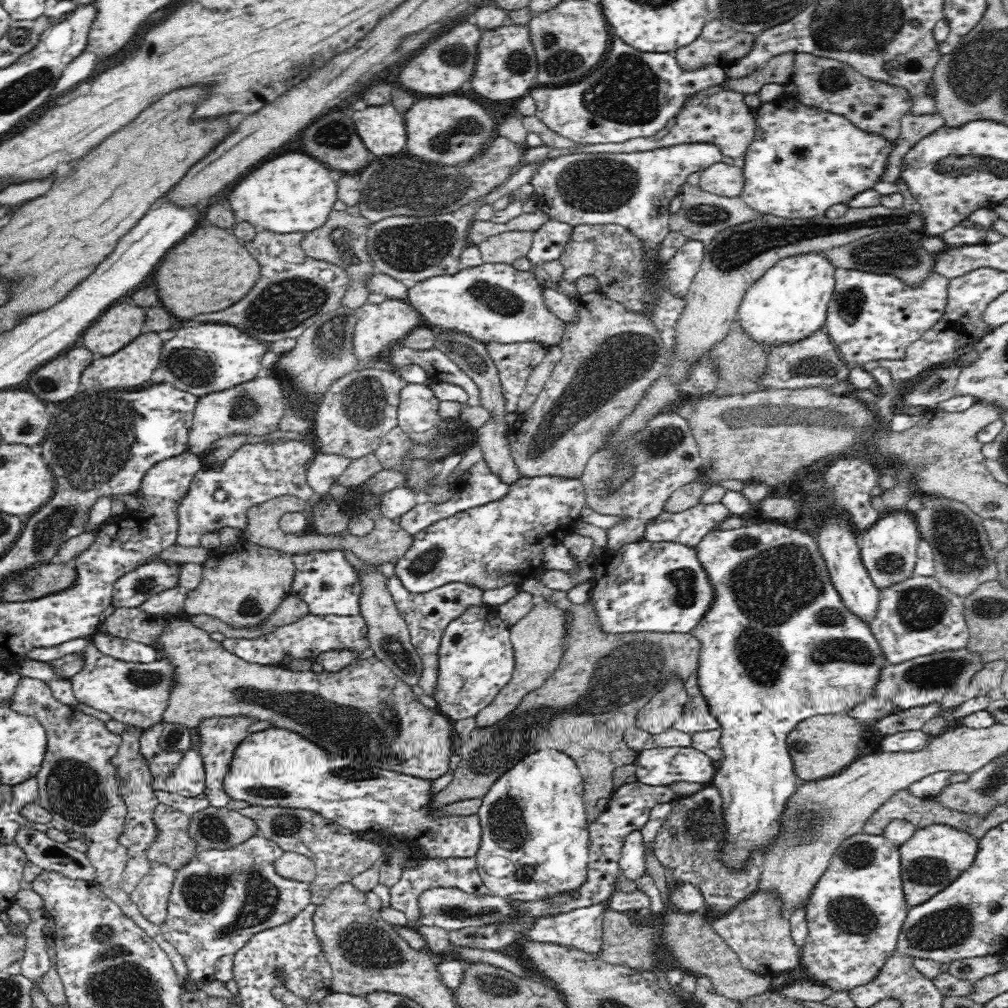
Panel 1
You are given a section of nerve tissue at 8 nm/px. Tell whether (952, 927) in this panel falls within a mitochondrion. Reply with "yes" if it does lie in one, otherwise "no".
yes

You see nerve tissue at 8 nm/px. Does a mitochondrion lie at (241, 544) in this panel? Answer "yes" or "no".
no

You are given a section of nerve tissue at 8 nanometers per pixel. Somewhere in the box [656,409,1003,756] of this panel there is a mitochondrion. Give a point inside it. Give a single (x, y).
(770, 584)

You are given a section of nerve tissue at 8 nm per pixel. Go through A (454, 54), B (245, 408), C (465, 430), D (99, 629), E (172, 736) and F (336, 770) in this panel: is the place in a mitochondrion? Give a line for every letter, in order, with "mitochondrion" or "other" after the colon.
A: mitochondrion
B: mitochondrion
C: other
D: other
E: mitochondrion
F: mitochondrion

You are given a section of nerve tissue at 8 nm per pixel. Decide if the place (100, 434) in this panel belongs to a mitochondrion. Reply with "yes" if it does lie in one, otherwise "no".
yes

